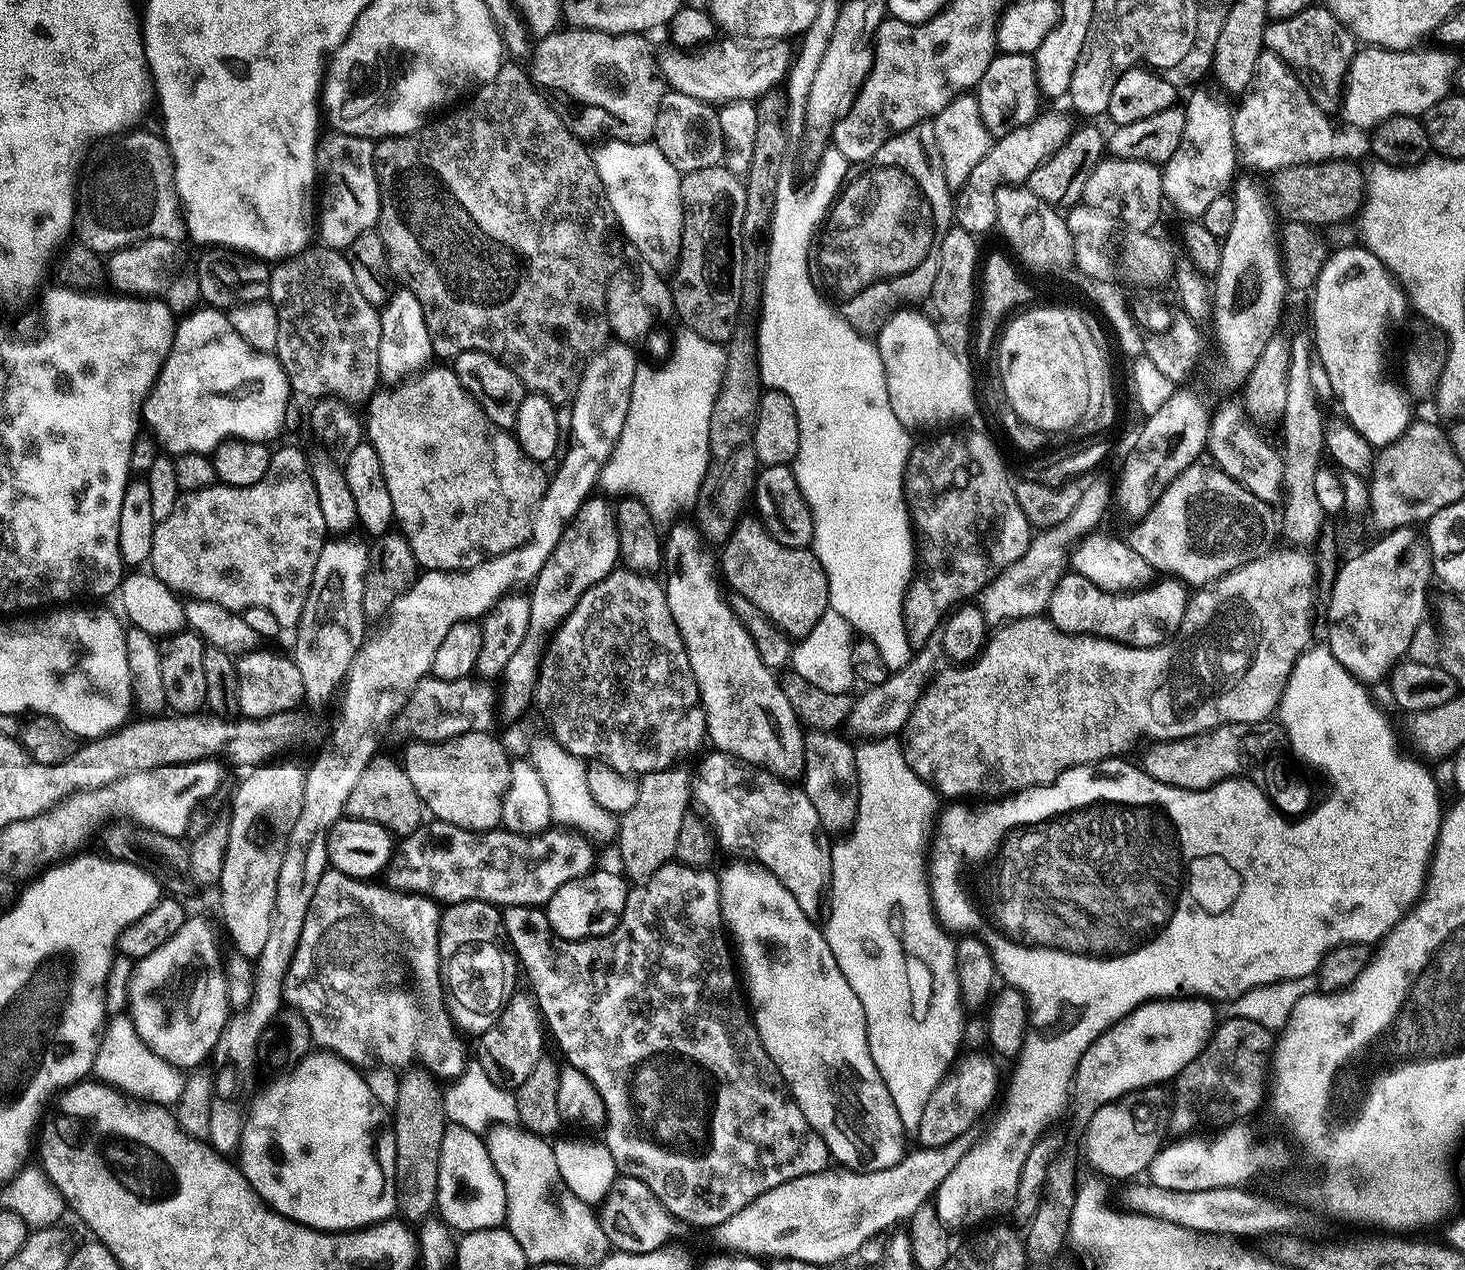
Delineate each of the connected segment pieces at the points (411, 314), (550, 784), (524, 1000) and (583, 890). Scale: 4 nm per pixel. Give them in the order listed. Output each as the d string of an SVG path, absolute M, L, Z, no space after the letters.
M403 286L397 287L388 296L380 314L380 341L378 342L378 366L380 380L388 386L395 386L402 380L407 380L419 373L433 359L432 339L426 330L426 318L422 314L422 306L418 298L410 294Z
M550 734L534 735L528 742L527 755L533 761L536 769L545 783L546 794L550 799L550 814L552 821L559 827L575 831L592 840L612 843L619 833L619 821L617 817L598 806L590 794L590 788L586 783L587 763L579 756L570 755Z
M517 990L504 1003L494 1026L478 1037L480 1049L474 1052L474 1056L492 1081L515 1088L529 1077L535 1063L545 1055L544 1036L546 1040L546 1025L540 1015L540 1007L536 1005L536 997L531 991Z
M593 870L588 875L566 882L566 886L558 886L546 905L550 926L559 936L567 940L589 940L595 936L605 936L616 929L622 910L626 906L626 898L630 884L619 871L600 872Z

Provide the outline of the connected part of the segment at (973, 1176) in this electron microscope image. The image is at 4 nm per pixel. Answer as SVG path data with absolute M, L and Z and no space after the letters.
M1320 642L1320 645L1318 645L1318 644L1319 644L1319 643L1317 643L1317 644L1316 644L1316 645L1313 645L1313 646L1309 646L1309 647L1307 647L1307 648L1305 648L1305 649L1304 649L1304 653L1303 653L1303 654L1301 654L1301 656L1300 656L1300 657L1299 657L1299 658L1297 658L1297 660L1296 660L1296 661L1295 661L1295 662L1294 662L1294 666L1293 666L1293 667L1292 667L1292 673L1291 673L1291 674L1290 674L1290 678L1289 678L1289 679L1288 679L1288 681L1287 681L1287 682L1286 682L1286 686L1285 686L1285 687L1284 687L1284 693L1283 693L1283 694L1281 694L1281 696L1280 696L1280 708L1281 708L1281 709L1283 709L1283 711L1285 711L1285 710L1286 710L1286 711L1288 711L1288 712L1308 712L1308 764L1309 764L1309 766L1310 766L1310 767L1312 767L1312 768L1317 768L1317 770L1318 770L1318 771L1320 771L1320 772L1321 772L1321 774L1322 774L1322 775L1324 775L1324 776L1325 776L1325 778L1326 778L1326 779L1328 779L1328 784L1329 784L1329 786L1330 786L1330 787L1332 787L1332 793L1330 793L1330 794L1329 794L1329 796L1328 796L1328 797L1326 797L1326 798L1325 798L1325 800L1324 800L1324 801L1322 801L1322 802L1321 802L1321 804L1320 804L1320 801L1319 801L1319 803L1317 803L1317 804L1316 804L1316 805L1315 805L1315 807L1313 807L1313 808L1312 808L1312 809L1311 809L1311 811L1309 811L1309 812L1308 812L1308 813L1307 813L1307 814L1305 814L1305 815L1303 815L1303 816L1301 816L1301 817L1299 817L1299 818L1289 818L1289 817L1287 817L1287 816L1285 816L1285 815L1284 815L1284 813L1283 813L1283 812L1281 812L1281 811L1279 811L1279 810L1278 810L1278 808L1277 808L1277 805L1276 805L1276 804L1275 804L1275 803L1273 803L1273 801L1271 801L1271 800L1269 800L1269 799L1268 799L1268 797L1267 797L1267 796L1265 796L1265 795L1264 795L1264 792L1263 792L1263 791L1262 791L1262 790L1261 790L1261 788L1259 788L1259 787L1258 787L1258 785L1256 785L1256 784L1254 784L1254 783L1252 783L1252 781L1250 781L1250 780L1246 780L1246 779L1243 779L1243 778L1237 778L1237 779L1234 779L1234 780L1223 780L1223 781L1222 781L1222 782L1218 782L1218 783L1217 783L1217 784L1216 784L1216 785L1214 785L1214 786L1213 786L1213 787L1212 787L1212 788L1203 788L1203 789L1202 789L1202 790L1186 790L1186 789L1185 789L1185 788L1175 788L1175 787L1174 787L1174 786L1166 786L1166 785L1165 785L1165 784L1163 784L1163 783L1162 783L1162 782L1158 782L1158 781L1157 781L1157 780L1155 780L1155 779L1154 779L1154 778L1150 778L1150 777L1149 777L1149 776L1148 776L1148 775L1146 775L1146 773L1145 773L1145 772L1143 772L1143 769L1142 769L1142 768L1141 768L1141 767L1138 767L1138 766L1137 766L1137 765L1136 765L1136 768L1135 768L1135 766L1134 766L1134 765L1132 765L1132 764L1127 764L1127 762L1126 762L1126 761L1127 761L1127 759L1124 759L1124 758L1113 758L1113 759L1110 759L1110 760L1101 760L1101 761L1100 761L1100 763L1099 763L1099 764L1083 764L1083 765L1082 765L1082 766L1078 766L1078 767L1077 767L1077 768L1071 768L1071 769L1070 769L1070 770L1066 770L1066 771L1065 771L1065 772L1064 772L1064 773L1062 773L1062 775L1061 775L1061 776L1059 776L1059 778L1058 778L1058 779L1057 779L1057 780L1055 780L1055 782L1053 782L1053 783L1052 783L1052 784L1043 784L1043 785L1042 785L1042 786L1038 786L1038 787L1037 787L1037 788L1027 788L1027 790L1025 790L1025 792L1017 792L1017 793L1015 793L1015 794L1009 794L1009 795L1007 795L1007 796L1005 796L1005 797L1003 797L1003 798L992 798L992 799L989 799L989 800L988 800L988 801L987 801L987 802L976 802L976 803L973 803L973 804L976 804L976 805L974 805L974 806L973 806L973 808L967 808L967 806L966 806L966 805L967 805L967 803L964 803L964 802L952 802L952 803L949 803L949 804L948 804L948 805L947 805L947 806L948 806L948 807L949 807L949 808L948 808L948 809L946 809L946 810L945 810L945 812L944 812L944 809L943 809L943 811L941 811L941 812L940 812L940 813L939 813L939 816L938 816L938 819L937 819L937 820L936 820L936 821L935 821L935 824L934 824L934 835L933 835L933 836L932 836L932 837L931 837L931 840L930 840L930 855L929 855L929 856L928 856L928 891L929 891L929 892L931 892L931 894L932 894L932 909L934 909L934 910L935 910L935 911L936 911L936 919L937 919L937 920L939 920L939 921L940 921L940 923L941 923L941 924L943 924L943 925L944 925L944 927L945 927L945 928L947 928L947 929L948 929L948 931L949 931L949 933L952 933L952 934L967 934L967 935L969 935L969 936L976 936L976 937L978 937L978 938L979 938L979 940L980 940L980 941L982 941L982 943L983 943L983 944L984 944L984 945L985 945L985 946L987 946L987 947L988 947L988 949L989 949L989 950L990 950L990 954L991 954L991 955L992 955L992 957L993 957L993 958L994 958L994 962L995 962L995 963L996 963L996 971L997 971L997 973L998 973L998 976L999 976L999 979L1000 979L1000 980L1001 980L1001 981L1003 981L1003 983L1004 983L1004 984L1005 984L1005 985L1007 985L1007 987L1009 987L1009 988L1016 988L1016 989L1017 989L1017 990L1019 990L1019 992L1020 992L1020 993L1022 993L1022 994L1023 994L1023 996L1024 996L1024 1001L1025 1001L1025 1002L1026 1002L1026 1003L1027 1003L1027 1004L1028 1004L1028 1023L1029 1023L1029 1025L1031 1025L1031 1027L1032 1027L1032 1028L1033 1028L1033 1029L1035 1029L1035 1031L1036 1031L1036 1028L1037 1028L1037 1030L1038 1030L1038 1031L1040 1031L1040 1033L1038 1033L1038 1034L1037 1034L1037 1036L1036 1036L1036 1033L1035 1033L1035 1034L1030 1034L1030 1035L1029 1035L1029 1036L1028 1036L1028 1037L1027 1037L1027 1038L1026 1038L1026 1039L1025 1039L1025 1040L1024 1040L1024 1048L1023 1048L1023 1049L1022 1049L1022 1050L1021 1050L1021 1051L1020 1051L1020 1055L1019 1055L1019 1057L1018 1057L1018 1063L1020 1063L1020 1072L1016 1072L1016 1073L1014 1073L1014 1074L1013 1074L1013 1076L1012 1076L1012 1081L1010 1081L1010 1082L1009 1082L1009 1084L1008 1084L1008 1081L1007 1081L1007 1084L1006 1084L1006 1090L1007 1090L1007 1086L1008 1086L1008 1093L1006 1093L1006 1094L1005 1094L1005 1096L1004 1096L1004 1109L1002 1109L1002 1110L1001 1110L1001 1112L1000 1112L1000 1117L998 1117L998 1118L997 1118L997 1120L996 1120L996 1121L994 1121L994 1122L993 1122L993 1124L992 1124L992 1129L990 1129L990 1130L989 1130L989 1132L988 1132L988 1133L986 1133L986 1134L985 1134L985 1136L983 1136L983 1135L981 1135L981 1136L980 1136L980 1137L979 1137L979 1139L977 1139L977 1141L976 1141L976 1143L975 1143L975 1144L973 1144L973 1145L972 1145L972 1149L971 1149L971 1150L969 1150L969 1152L967 1152L967 1153L966 1153L966 1155L964 1155L964 1157L963 1157L963 1158L962 1158L962 1162L958 1162L958 1166L954 1166L954 1170L950 1170L950 1174L946 1174L946 1182L942 1182L942 1186L938 1186L938 1190L937 1190L937 1191L936 1191L936 1195L935 1195L935 1197L934 1197L934 1207L935 1207L935 1210L936 1210L936 1216L937 1216L937 1218L938 1218L938 1219L939 1219L939 1220L940 1220L940 1221L942 1221L942 1223L943 1223L943 1224L944 1224L944 1226L945 1226L945 1229L948 1229L948 1230L953 1230L953 1229L952 1229L952 1228L968 1228L968 1227L970 1227L970 1226L971 1226L971 1224L980 1224L980 1223L981 1223L981 1224L980 1224L980 1225L983 1225L983 1224L984 1224L984 1223L985 1223L985 1222L988 1222L988 1221L991 1221L991 1220L992 1220L992 1219L993 1219L993 1218L996 1218L996 1217L992 1217L992 1218L991 1218L991 1216L996 1216L996 1215L998 1215L998 1214L999 1214L999 1212L1004 1212L1004 1211L1006 1211L1006 1210L1007 1210L1007 1208L1008 1208L1008 1211L1009 1211L1009 1209L1011 1209L1011 1208L1012 1208L1012 1207L1013 1207L1013 1205L1015 1205L1015 1203L1016 1203L1016 1195L1017 1195L1017 1194L1018 1194L1018 1174L1022 1174L1022 1162L1026 1162L1026 1154L1030 1154L1030 1146L1034 1146L1034 1142L1035 1142L1035 1141L1036 1141L1036 1140L1038 1140L1038 1139L1040 1139L1040 1137L1041 1137L1041 1136L1043 1136L1043 1135L1045 1135L1045 1133L1047 1133L1047 1132L1048 1132L1048 1131L1049 1131L1049 1129L1051 1129L1051 1128L1048 1128L1048 1127L1050 1127L1050 1126L1051 1126L1051 1124L1052 1124L1052 1123L1054 1123L1054 1122L1055 1122L1055 1120L1056 1120L1056 1119L1058 1119L1058 1118L1059 1118L1059 1116L1060 1116L1060 1115L1062 1115L1062 1114L1063 1114L1063 1112L1064 1112L1064 1107L1066 1107L1066 1106L1067 1106L1067 1108L1068 1108L1068 1107L1069 1107L1069 1104L1070 1104L1070 1093L1071 1093L1071 1092L1072 1092L1072 1091L1073 1091L1073 1088L1074 1088L1074 1081L1075 1081L1075 1078L1076 1078L1076 1067L1077 1067L1077 1066L1078 1066L1078 1062L1079 1062L1079 1061L1080 1061L1080 1059L1081 1059L1081 1058L1082 1058L1082 1054L1086 1054L1086 1050L1087 1050L1087 1049L1088 1049L1088 1048L1089 1048L1089 1047L1090 1047L1090 1046L1091 1046L1091 1045L1092 1045L1092 1044L1093 1044L1093 1042L1094 1042L1094 1041L1096 1041L1096 1040L1097 1040L1097 1038L1099 1038L1099 1036L1100 1036L1100 1035L1101 1035L1101 1034L1102 1034L1102 1033L1103 1033L1103 1032L1104 1032L1104 1031L1106 1031L1106 1030L1107 1030L1107 1028L1112 1028L1112 1027L1114 1027L1114 1026L1115 1026L1115 1024L1117 1024L1117 1023L1118 1023L1118 1021L1119 1021L1119 1020L1121 1020L1121 1019L1122 1019L1122 1018L1126 1018L1126 1014L1130 1014L1130 1013L1131 1013L1131 1012L1132 1012L1132 1011L1133 1011L1133 1010L1134 1010L1134 1009L1136 1009L1136 1008L1137 1008L1137 1007L1138 1007L1138 1006L1142 1006L1142 1005L1143 1005L1143 1004L1147 1004L1147 1003L1148 1003L1148 1001L1149 1001L1149 1000L1166 1000L1166 999L1169 999L1169 998L1176 998L1176 997L1180 997L1180 998L1207 998L1207 999L1209 999L1209 1000L1211 1000L1211 1001L1213 1001L1213 1002L1221 1002L1221 1001L1226 1001L1226 1000L1234 1000L1234 999L1238 999L1238 997L1239 997L1239 996L1240 996L1240 995L1242 995L1242 994L1246 994L1246 992L1247 992L1247 991L1250 991L1250 990L1254 990L1254 989L1255 989L1255 988L1256 988L1256 987L1260 987L1260 986L1266 986L1266 985L1267 985L1267 984L1270 984L1270 983L1278 983L1278 982L1280 982L1280 981L1284 981L1284 980L1286 980L1286 979L1296 979L1296 978L1302 978L1302 977L1303 977L1303 976L1304 976L1304 975L1310 975L1310 974L1313 974L1313 973L1315 973L1315 972L1316 972L1316 971L1317 971L1317 969L1319 969L1319 966L1320 966L1320 964L1321 964L1321 963L1322 963L1322 962L1323 962L1323 960L1324 960L1324 957L1325 957L1325 956L1327 956L1327 955L1328 955L1328 953L1329 953L1329 952L1331 952L1331 951L1332 951L1332 949L1334 949L1334 948L1336 948L1336 947L1337 947L1337 946L1338 946L1338 945L1339 945L1339 944L1366 944L1366 945L1369 945L1369 946L1376 946L1376 945L1379 945L1379 943L1380 943L1380 941L1381 941L1381 940L1383 940L1383 939L1384 939L1384 937L1385 937L1385 936L1387 936L1387 934L1388 934L1388 931L1389 931L1389 930L1391 930L1391 929L1392 929L1392 927L1394 927L1394 926L1395 926L1395 925L1396 925L1396 923L1398 923L1398 922L1399 922L1399 921L1400 921L1400 919L1402 919L1402 918L1403 918L1403 917L1404 917L1404 915L1406 915L1406 914L1407 914L1407 912L1408 912L1408 909L1409 909L1409 908L1411 908L1411 907L1412 907L1412 905L1413 905L1413 904L1415 904L1415 903L1416 903L1416 901L1417 901L1417 900L1419 900L1419 899L1420 899L1420 897L1421 897L1421 895L1422 895L1422 893L1423 893L1423 891L1424 891L1424 886L1425 886L1425 883L1426 883L1426 881L1427 881L1427 879L1428 879L1428 866L1429 866L1429 864L1431 864L1431 862L1432 862L1432 852L1433 852L1433 851L1434 851L1434 850L1435 850L1435 849L1436 849L1436 843L1437 843L1437 842L1438 842L1438 834L1439 834L1439 833L1440 833L1440 821L1441 821L1441 819L1442 819L1442 807L1441 807L1441 808L1440 808L1440 788L1439 788L1439 786L1438 786L1438 785L1436 785L1436 780L1435 780L1435 778L1434 778L1434 777L1432 777L1432 772L1431 772L1431 770L1430 770L1430 769L1428 769L1428 768L1427 768L1427 766L1428 766L1428 767L1429 767L1429 765L1428 765L1428 764L1427 764L1427 763L1425 763L1425 761L1424 761L1424 760L1423 760L1423 759L1420 759L1420 760L1421 760L1421 761L1420 761L1420 760L1415 760L1415 758L1414 758L1414 757L1412 757L1412 756L1407 756L1407 754L1406 754L1406 753L1404 753L1404 752L1403 752L1403 750L1402 750L1402 749L1400 749L1400 744L1399 744L1399 742L1398 742L1398 741L1396 741L1396 732L1395 732L1395 730L1394 730L1394 729L1392 729L1392 724L1391 724L1391 722L1390 722L1390 721L1388 721L1388 716L1387 716L1387 714L1386 714L1386 713L1384 713L1384 712L1383 712L1383 710L1382 710L1382 709L1380 709L1380 708L1379 708L1379 706L1378 706L1378 705L1376 705L1376 704L1375 704L1375 702L1374 702L1374 701L1372 701L1372 696L1371 696L1371 694L1370 694L1370 693L1368 693L1368 692L1371 692L1371 691L1369 691L1369 689L1368 689L1368 688L1367 688L1367 687L1365 687L1365 685L1364 685L1364 684L1363 684L1363 683L1361 683L1361 681L1359 681L1359 680L1355 680L1355 679L1354 679L1354 677L1353 677L1353 676L1352 676L1352 675L1351 675L1351 674L1350 674L1350 673L1348 673L1348 672L1347 672L1347 670L1346 670L1346 669L1345 669L1345 668L1343 668L1343 667L1342 667L1342 665L1341 665L1341 664L1340 664L1340 663L1339 663L1339 662L1338 662L1338 658L1334 658L1334 654L1333 654L1333 653L1332 653L1332 651L1331 651L1331 650L1330 650L1330 649L1329 649L1329 648L1328 648L1328 645L1327 645L1327 643L1324 643L1324 642Z

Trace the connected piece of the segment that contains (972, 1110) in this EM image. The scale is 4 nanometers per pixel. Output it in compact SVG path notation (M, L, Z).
M980 1050L965 1053L955 1061L954 1067L939 1086L927 1093L924 1108L918 1114L920 1125L916 1128L916 1136L920 1139L919 1147L946 1146L946 1142L954 1142L954 1138L973 1131L977 1127L976 1119L987 1110L999 1086L1001 1089L1002 1080L1000 1084L1000 1072L995 1064L997 1061L991 1055L983 1056L985 1053Z

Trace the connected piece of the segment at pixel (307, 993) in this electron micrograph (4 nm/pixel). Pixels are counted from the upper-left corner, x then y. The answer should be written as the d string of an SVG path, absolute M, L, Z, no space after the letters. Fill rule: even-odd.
M335 870L322 874L318 882L318 890L314 890L314 898L310 898L310 910L306 910L306 920L302 922L302 932L298 944L292 954L292 961L284 978L281 995L285 1003L290 1002L307 1022L308 1031L313 1043L322 1050L332 1051L353 1066L361 1066L372 1054L384 1064L408 1064L412 1059L419 1062L432 1076L444 1082L451 1082L462 1074L464 1067L470 1063L470 1052L464 1049L465 1037L454 1027L452 1015L448 1013L448 1005L444 999L444 981L440 979L440 937L441 905L429 896L419 896L413 892L396 892L393 888L380 882L356 880Z

